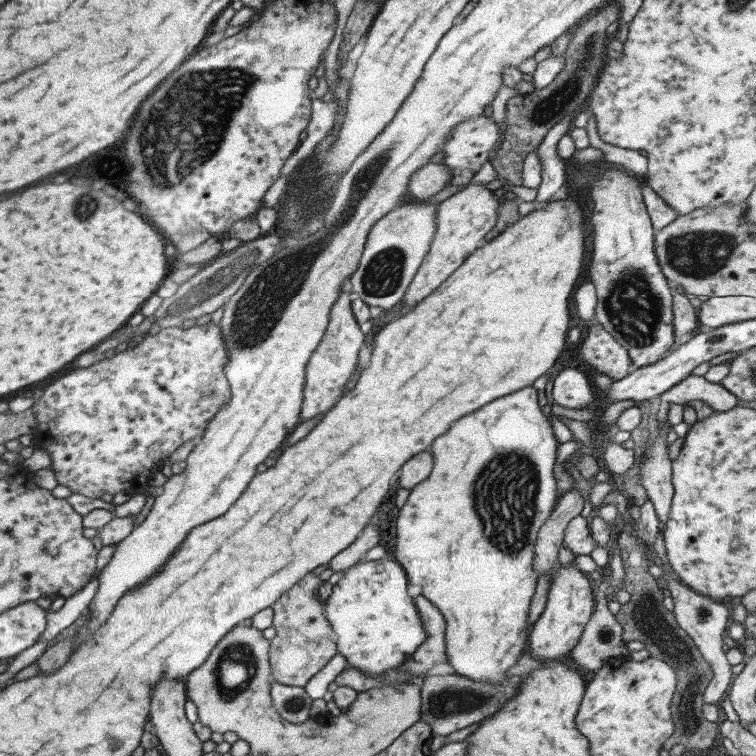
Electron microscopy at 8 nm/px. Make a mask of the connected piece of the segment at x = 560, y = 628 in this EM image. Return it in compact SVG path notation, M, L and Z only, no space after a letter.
M558 564L558 568L551 576L544 612L528 633L527 652L530 652L532 658L540 662L568 656L582 636L584 627L595 609L594 591L588 578L576 566L566 567Z

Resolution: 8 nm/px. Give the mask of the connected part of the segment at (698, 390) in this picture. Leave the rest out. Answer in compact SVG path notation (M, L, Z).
M691 374L656 399L653 412L657 426L667 424L672 405L684 406L692 400L708 404L714 412L728 412L738 406L738 398L721 384L712 384L703 376Z

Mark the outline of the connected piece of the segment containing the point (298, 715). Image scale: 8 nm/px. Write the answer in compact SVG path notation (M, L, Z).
M272 680L270 688L273 705L284 720L300 724L311 718L310 706L313 699L304 687L283 685Z

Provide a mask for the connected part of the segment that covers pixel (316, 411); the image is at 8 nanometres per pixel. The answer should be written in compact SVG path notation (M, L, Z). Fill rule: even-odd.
M340 292L338 301L330 311L330 321L320 340L318 348L313 352L305 372L304 404L299 416L300 422L317 418L330 411L342 397L346 383L353 378L358 365L358 352L361 345L368 339L359 328L358 322L352 312L352 299L350 294Z

